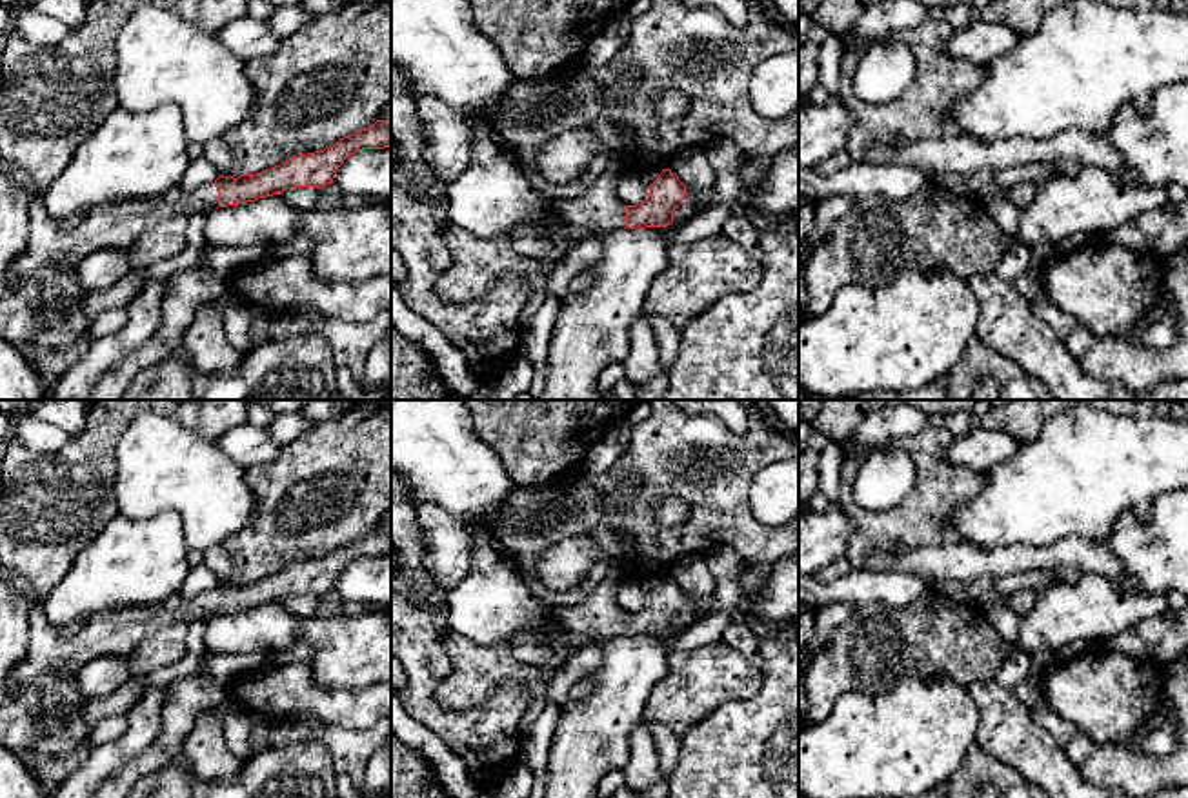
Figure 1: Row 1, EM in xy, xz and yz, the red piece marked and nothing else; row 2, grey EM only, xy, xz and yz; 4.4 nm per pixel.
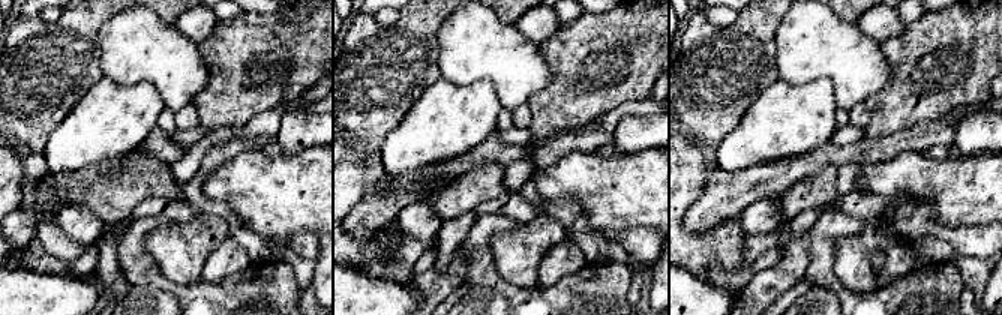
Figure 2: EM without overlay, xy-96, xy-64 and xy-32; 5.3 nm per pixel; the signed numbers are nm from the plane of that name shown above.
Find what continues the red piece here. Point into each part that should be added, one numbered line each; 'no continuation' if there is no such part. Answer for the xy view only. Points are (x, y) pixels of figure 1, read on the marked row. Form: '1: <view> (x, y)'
1: xy (113, 224)

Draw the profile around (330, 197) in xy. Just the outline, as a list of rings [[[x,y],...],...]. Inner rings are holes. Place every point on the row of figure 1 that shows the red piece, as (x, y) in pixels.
[[[331,182],[320,189],[315,209],[340,209],[344,204],[338,185]]]

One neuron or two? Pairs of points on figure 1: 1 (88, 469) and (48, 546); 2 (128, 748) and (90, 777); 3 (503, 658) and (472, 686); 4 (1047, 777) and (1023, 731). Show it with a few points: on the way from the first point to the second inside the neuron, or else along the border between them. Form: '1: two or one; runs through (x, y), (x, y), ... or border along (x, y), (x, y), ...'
1: one; runs through (73, 488), (48, 513), (48, 528)
2: one; runs through (119, 753), (99, 768)
3: one; runs through (495, 664), (479, 678)
4: one; runs through (1045, 766), (1023, 742)

